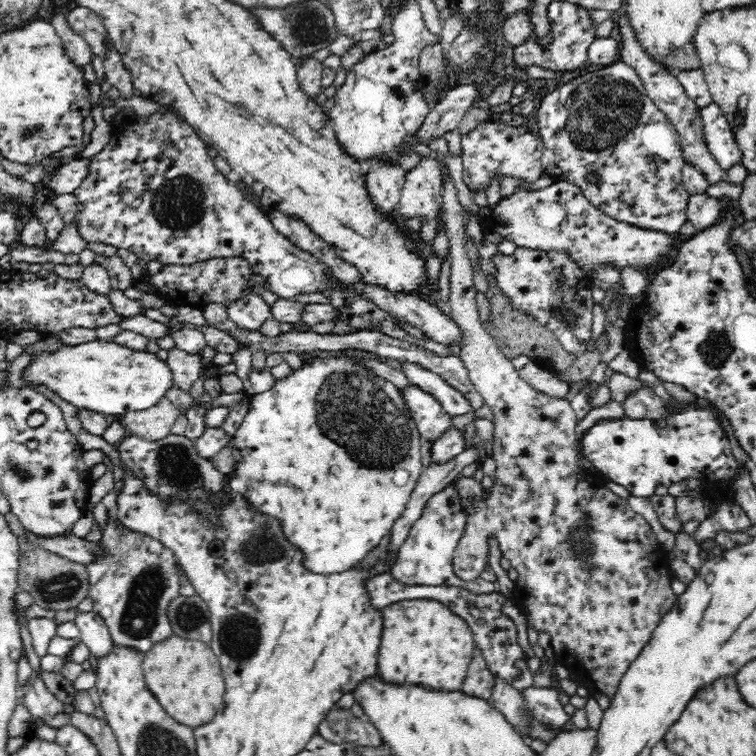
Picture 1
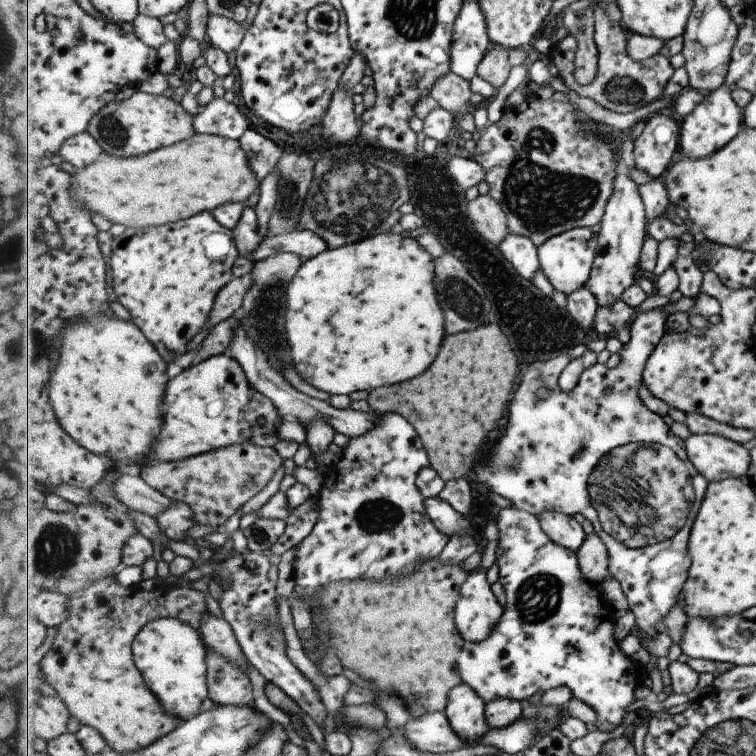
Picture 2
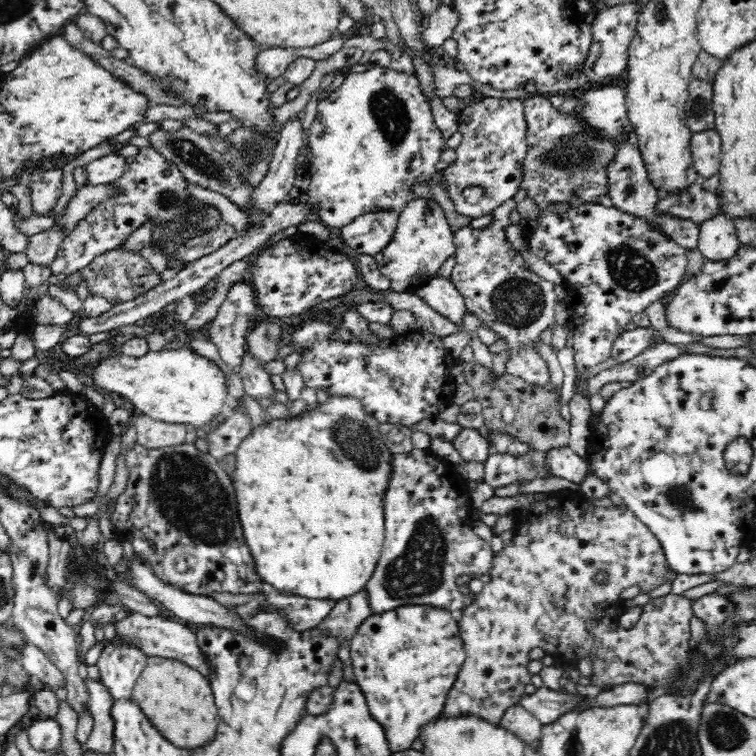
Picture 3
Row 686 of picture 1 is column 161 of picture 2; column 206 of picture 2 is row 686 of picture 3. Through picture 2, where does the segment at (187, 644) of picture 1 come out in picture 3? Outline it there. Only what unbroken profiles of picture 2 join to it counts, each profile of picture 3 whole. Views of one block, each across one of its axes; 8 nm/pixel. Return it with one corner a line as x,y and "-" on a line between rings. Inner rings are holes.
148,657
146,666
134,685
133,697
167,740
179,748
192,750
212,740
218,726
214,693
206,678
199,669
178,659

